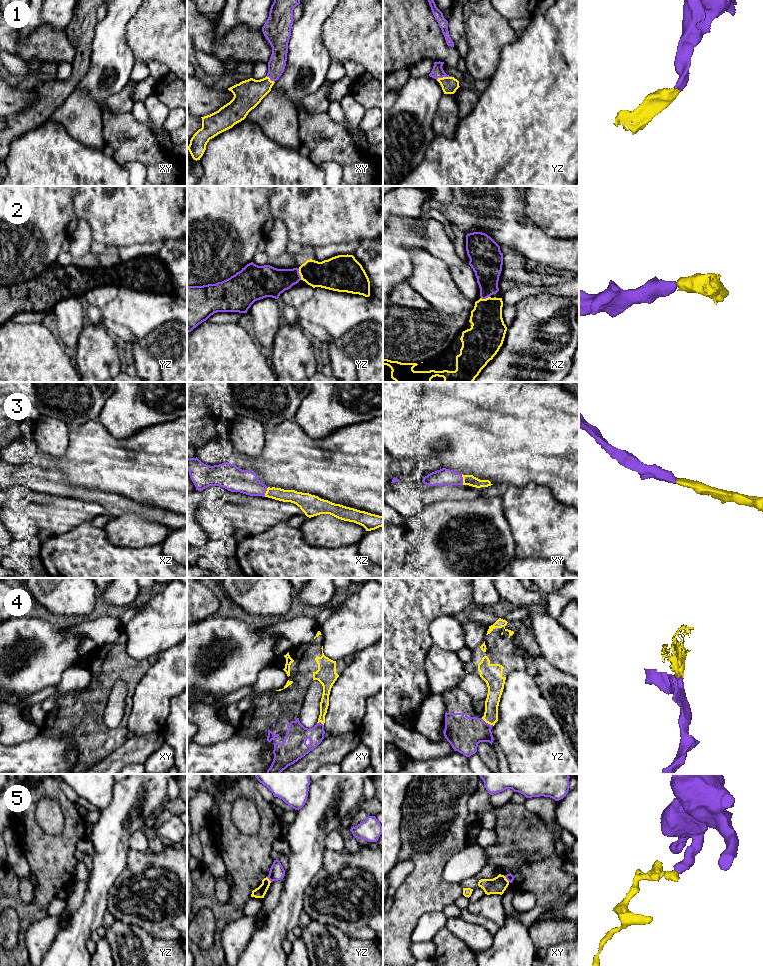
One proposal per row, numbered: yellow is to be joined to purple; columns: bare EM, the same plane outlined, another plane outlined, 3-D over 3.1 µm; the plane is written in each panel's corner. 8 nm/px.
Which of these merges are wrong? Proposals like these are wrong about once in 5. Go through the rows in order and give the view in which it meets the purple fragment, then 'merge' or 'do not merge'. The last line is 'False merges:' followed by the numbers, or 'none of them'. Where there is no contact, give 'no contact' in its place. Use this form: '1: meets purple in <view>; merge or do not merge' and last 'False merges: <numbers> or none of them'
1: meets purple in yz; merge
2: meets purple in yz; merge
3: meets purple in xz; merge
4: meets purple in yz; merge
5: meets purple in yz; do not merge
False merges: 5

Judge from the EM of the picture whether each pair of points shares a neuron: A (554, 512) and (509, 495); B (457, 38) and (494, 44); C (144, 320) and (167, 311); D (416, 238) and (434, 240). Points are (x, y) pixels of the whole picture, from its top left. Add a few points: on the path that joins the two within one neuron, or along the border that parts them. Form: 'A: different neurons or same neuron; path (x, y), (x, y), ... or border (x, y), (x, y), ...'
A: same neuron; path (543, 512), (533, 512), (520, 504)
B: different neurons; border (462, 17), (467, 42), (467, 56), (465, 59)
C: same neuron; path (150, 314), (153, 311), (161, 311)
D: different neurons; border (417, 218), (424, 227), (425, 248)

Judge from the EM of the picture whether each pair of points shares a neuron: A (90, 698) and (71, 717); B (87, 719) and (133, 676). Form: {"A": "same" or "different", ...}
{"A": "same", "B": "same"}

